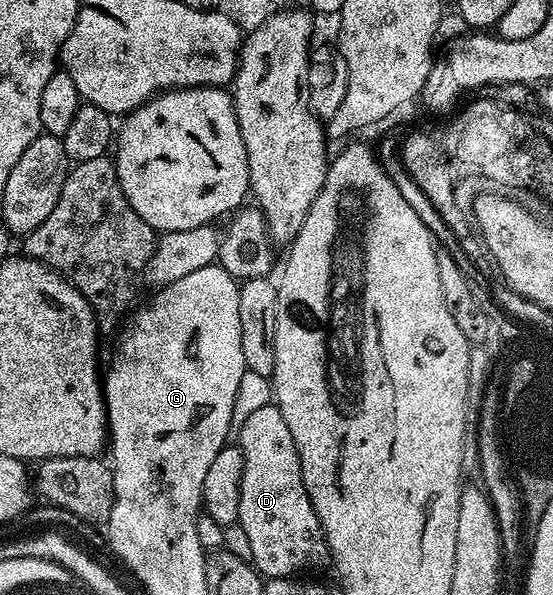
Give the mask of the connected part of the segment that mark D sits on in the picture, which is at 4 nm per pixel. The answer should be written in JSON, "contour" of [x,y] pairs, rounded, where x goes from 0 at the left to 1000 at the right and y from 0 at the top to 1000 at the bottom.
{"contour":[[[483,676],[474,686],[459,686],[438,706],[443,708],[436,713],[432,751],[436,768],[443,771],[443,788],[436,793],[436,842],[429,874],[443,892],[443,908],[450,913],[448,933],[458,953],[479,971],[523,971],[532,966],[528,961],[535,955],[548,953],[564,938],[573,919],[582,919],[580,881],[559,840],[559,825],[544,802],[544,771],[506,686],[499,677]]]}

